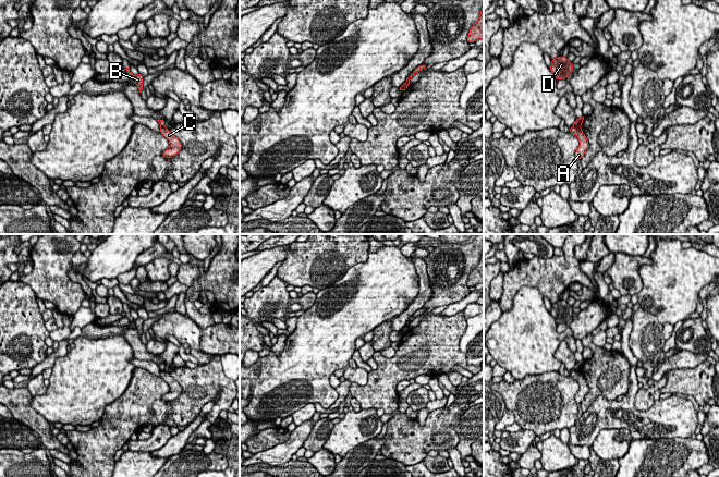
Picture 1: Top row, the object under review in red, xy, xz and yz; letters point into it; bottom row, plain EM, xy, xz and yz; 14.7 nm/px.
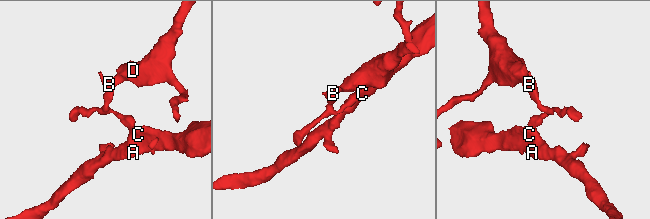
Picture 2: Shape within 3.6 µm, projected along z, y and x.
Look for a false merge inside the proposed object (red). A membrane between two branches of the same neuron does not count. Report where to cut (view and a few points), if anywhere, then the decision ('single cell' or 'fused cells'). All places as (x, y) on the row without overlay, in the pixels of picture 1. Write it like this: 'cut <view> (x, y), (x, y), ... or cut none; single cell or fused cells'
cut yz (573, 369), (580, 371); fused cells

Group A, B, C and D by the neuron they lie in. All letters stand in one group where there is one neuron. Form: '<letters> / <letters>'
A C / B D

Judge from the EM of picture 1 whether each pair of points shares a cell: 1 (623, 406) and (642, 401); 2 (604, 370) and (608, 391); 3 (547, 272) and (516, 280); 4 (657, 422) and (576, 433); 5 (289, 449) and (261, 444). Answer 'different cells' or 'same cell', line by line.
1: different cells
2: same cell
3: same cell
4: same cell
5: different cells

